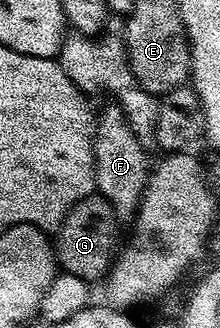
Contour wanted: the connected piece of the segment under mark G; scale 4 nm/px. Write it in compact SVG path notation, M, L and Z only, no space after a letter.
M93 194L68 211L63 224L54 236L54 255L56 263L63 271L74 274L74 278L82 278L89 282L103 281L114 263L116 244L116 211L110 206L105 196Z

